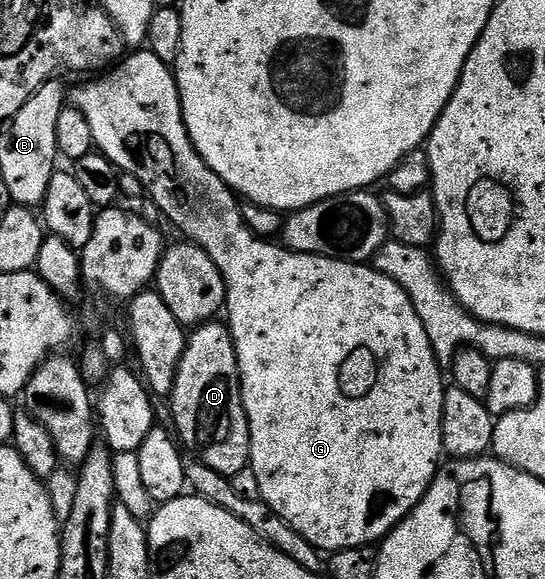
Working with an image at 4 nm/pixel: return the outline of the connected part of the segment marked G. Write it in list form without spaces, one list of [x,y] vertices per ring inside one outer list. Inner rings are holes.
[[[143,47],[138,51],[131,51],[126,54],[112,68],[110,71],[104,72],[96,81],[88,83],[84,89],[79,89],[75,93],[75,101],[73,101],[74,108],[79,109],[81,115],[85,117],[89,125],[89,131],[91,132],[91,139],[94,148],[98,152],[102,153],[112,165],[115,166],[116,170],[120,174],[126,175],[128,173],[131,177],[136,177],[141,184],[147,188],[147,193],[151,196],[151,201],[184,233],[188,242],[197,244],[201,247],[201,251],[205,251],[205,255],[209,255],[209,259],[213,259],[213,263],[217,267],[217,271],[221,271],[223,276],[223,282],[225,283],[225,291],[227,292],[227,299],[225,302],[225,324],[231,331],[231,338],[235,344],[235,362],[239,365],[239,391],[243,395],[243,410],[247,416],[247,426],[249,427],[249,443],[251,444],[251,459],[249,467],[253,471],[253,475],[257,475],[257,487],[259,488],[259,496],[263,503],[267,504],[268,507],[280,517],[281,520],[286,523],[289,528],[293,531],[302,535],[305,540],[312,545],[315,550],[322,551],[327,555],[334,555],[340,553],[343,549],[362,549],[364,547],[374,546],[376,543],[382,542],[383,538],[394,529],[397,523],[401,523],[405,518],[411,514],[413,507],[417,507],[417,503],[425,495],[425,491],[433,483],[435,474],[439,472],[441,468],[441,460],[444,456],[443,452],[443,395],[445,392],[445,384],[443,385],[443,377],[439,374],[441,369],[441,363],[435,357],[435,353],[431,350],[431,344],[427,339],[427,332],[425,331],[421,319],[417,315],[415,308],[413,307],[411,300],[409,299],[403,288],[394,281],[389,279],[385,274],[380,273],[378,269],[372,267],[367,263],[360,263],[358,261],[344,261],[338,257],[322,257],[321,255],[313,255],[312,253],[295,253],[292,249],[286,247],[280,247],[278,244],[272,243],[270,240],[256,237],[255,234],[247,230],[246,225],[243,224],[243,210],[241,208],[241,201],[238,196],[225,184],[214,171],[212,171],[208,165],[203,162],[201,155],[193,147],[193,143],[189,139],[187,134],[187,128],[183,122],[183,112],[181,111],[181,103],[179,102],[179,89],[175,85],[175,75],[172,66],[168,62],[157,59],[157,55],[153,55],[150,49]]]

